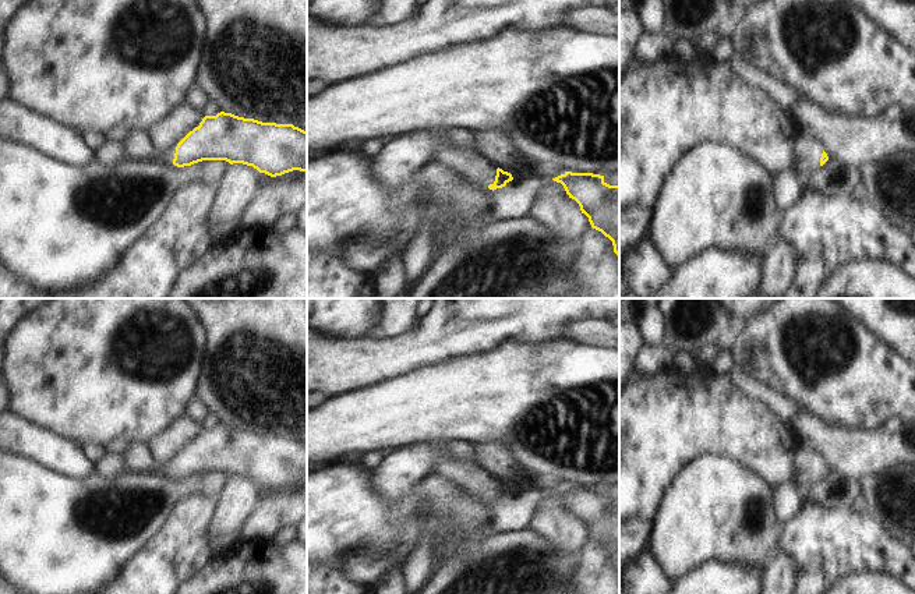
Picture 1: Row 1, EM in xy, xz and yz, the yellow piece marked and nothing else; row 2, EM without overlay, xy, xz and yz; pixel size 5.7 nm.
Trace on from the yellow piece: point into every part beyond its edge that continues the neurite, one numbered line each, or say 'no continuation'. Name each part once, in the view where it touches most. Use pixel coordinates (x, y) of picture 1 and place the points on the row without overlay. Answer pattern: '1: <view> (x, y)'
1: xz (472, 476)

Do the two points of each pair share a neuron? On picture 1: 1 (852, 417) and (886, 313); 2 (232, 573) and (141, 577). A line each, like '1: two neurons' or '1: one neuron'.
1: two neurons
2: two neurons

